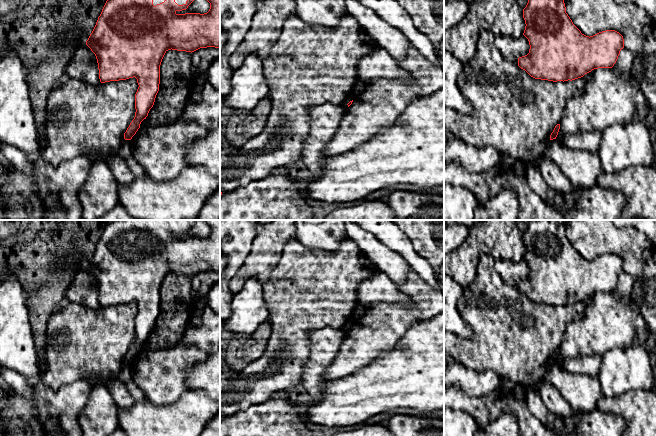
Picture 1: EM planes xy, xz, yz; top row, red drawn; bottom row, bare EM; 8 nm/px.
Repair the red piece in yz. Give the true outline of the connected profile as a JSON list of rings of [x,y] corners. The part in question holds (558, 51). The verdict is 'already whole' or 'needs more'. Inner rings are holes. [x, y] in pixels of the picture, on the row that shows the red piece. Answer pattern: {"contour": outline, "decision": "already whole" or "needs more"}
{"contour": [[[528,0],[523,18],[526,24],[523,35],[528,39],[530,49],[527,55],[518,58],[518,66],[535,79],[572,81],[594,69],[612,68],[624,48],[623,36],[615,30],[602,31],[590,37],[582,34],[566,13],[564,0]]], "decision": "already whole"}

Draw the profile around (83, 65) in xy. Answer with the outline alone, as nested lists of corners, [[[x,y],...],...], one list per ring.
[[[81,43],[68,61],[65,72],[70,78],[89,85],[98,85],[99,69],[95,54],[85,43]]]

